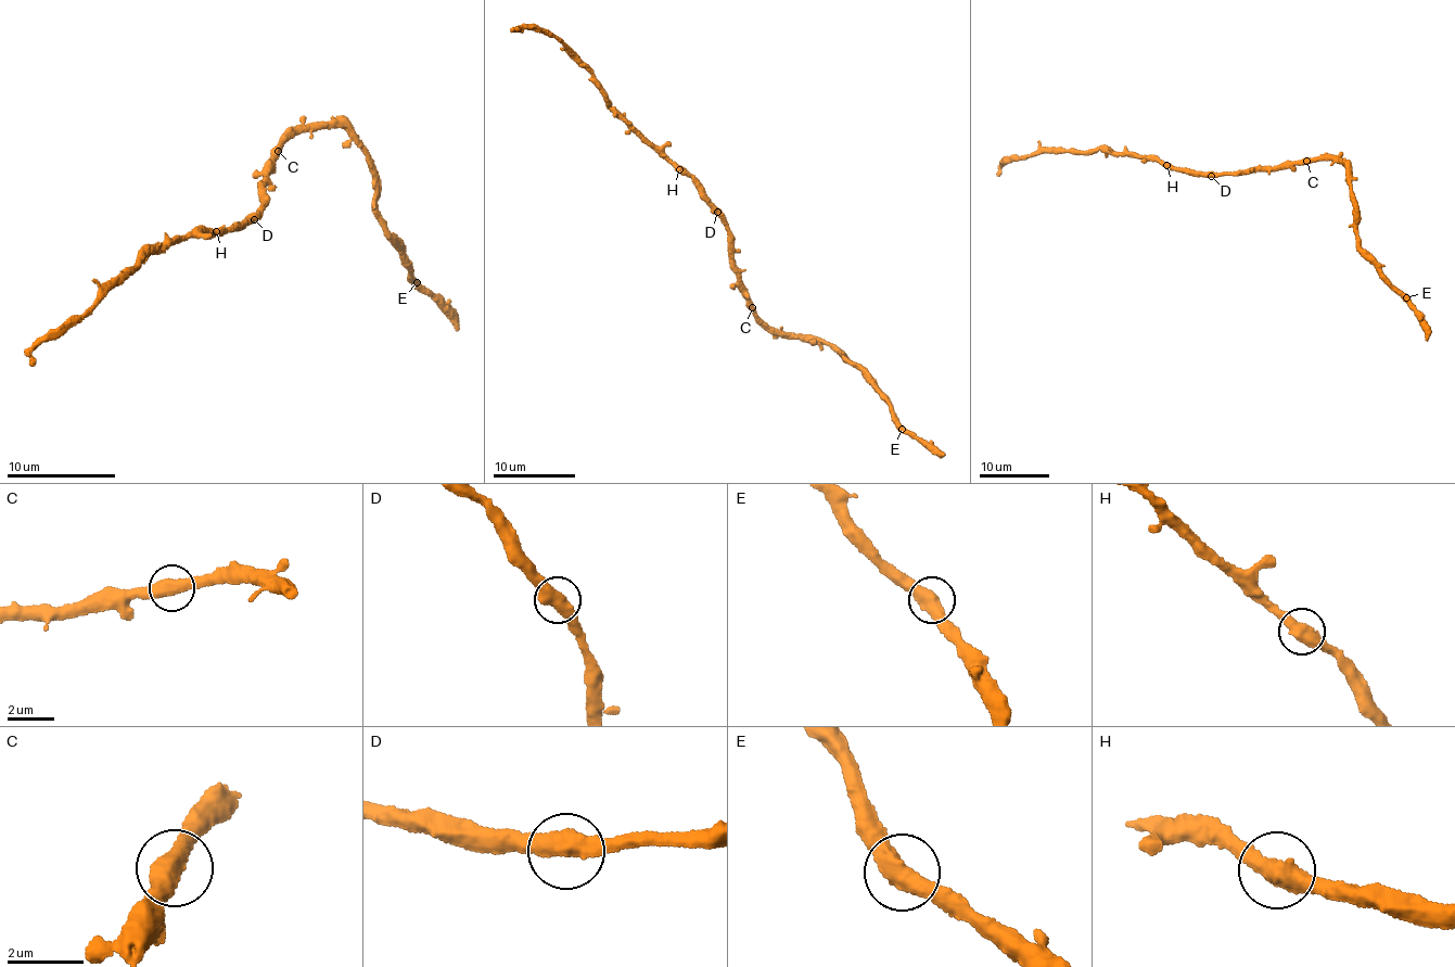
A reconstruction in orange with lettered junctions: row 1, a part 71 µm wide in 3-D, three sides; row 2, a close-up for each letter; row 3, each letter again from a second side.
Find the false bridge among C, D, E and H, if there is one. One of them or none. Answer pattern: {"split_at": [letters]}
{"split_at": []}

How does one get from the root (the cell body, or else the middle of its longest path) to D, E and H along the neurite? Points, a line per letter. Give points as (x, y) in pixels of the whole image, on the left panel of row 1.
D: (263, 190), (268, 198), (265, 206), (254, 219)
E: (263, 190), (262, 170), (288, 140), (303, 132), (341, 126), (367, 155), (374, 178), (374, 215), (417, 282)
H: (263, 190), (268, 198), (262, 215), (217, 232)

